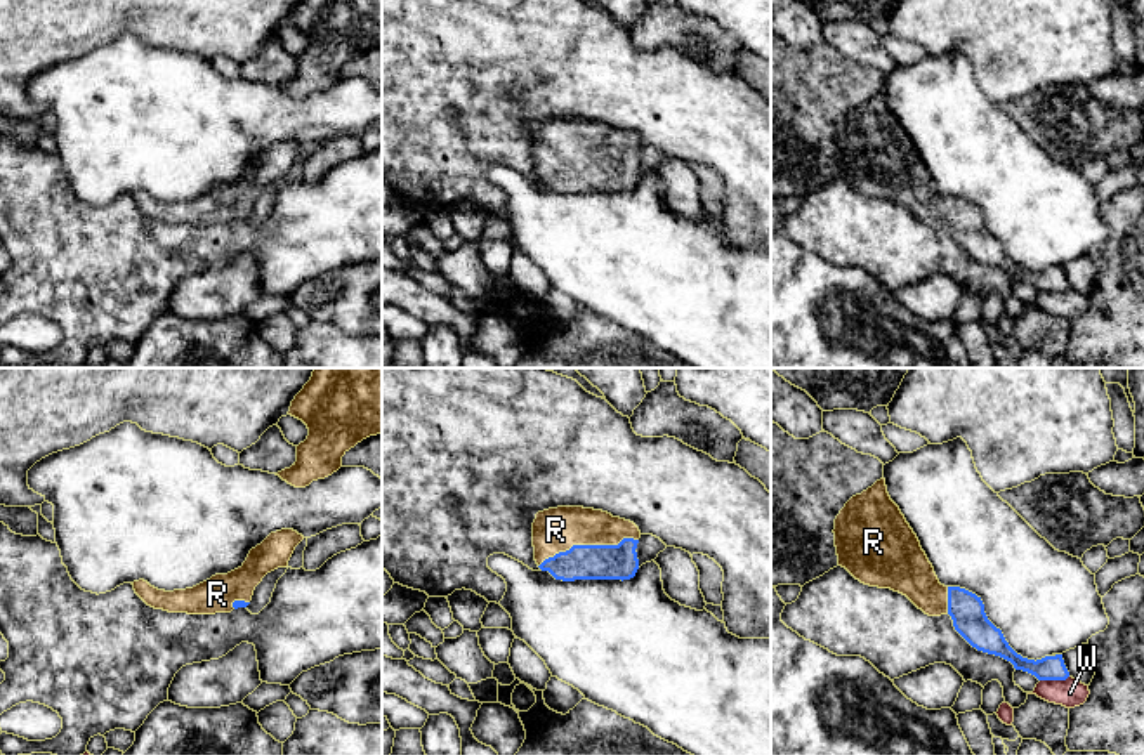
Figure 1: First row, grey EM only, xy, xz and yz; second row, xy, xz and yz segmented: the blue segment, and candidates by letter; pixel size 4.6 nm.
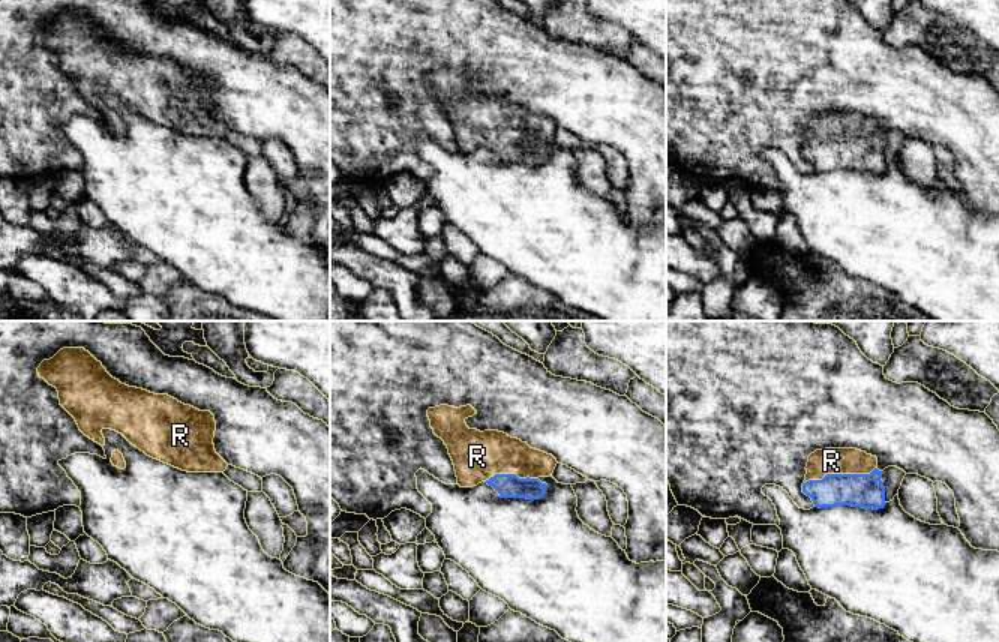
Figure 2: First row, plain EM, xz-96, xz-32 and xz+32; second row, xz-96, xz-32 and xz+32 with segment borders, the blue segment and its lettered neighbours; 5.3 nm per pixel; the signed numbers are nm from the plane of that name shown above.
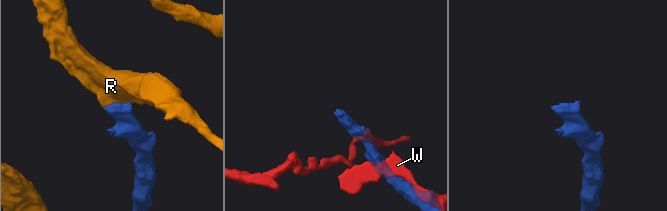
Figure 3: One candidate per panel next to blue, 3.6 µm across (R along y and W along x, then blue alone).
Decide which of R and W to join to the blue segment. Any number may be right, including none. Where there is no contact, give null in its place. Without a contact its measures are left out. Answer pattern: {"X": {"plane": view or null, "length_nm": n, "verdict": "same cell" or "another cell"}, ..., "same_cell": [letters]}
{"R": {"plane": "xz", "length_nm": 480, "verdict": "same cell"}, "W": {"plane": "yz", "length_nm": 140, "verdict": "another cell"}, "same_cell": ["R"]}

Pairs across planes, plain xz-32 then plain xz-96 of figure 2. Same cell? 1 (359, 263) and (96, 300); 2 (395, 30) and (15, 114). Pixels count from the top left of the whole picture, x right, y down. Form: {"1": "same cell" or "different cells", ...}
{"1": "same cell", "2": "same cell"}

